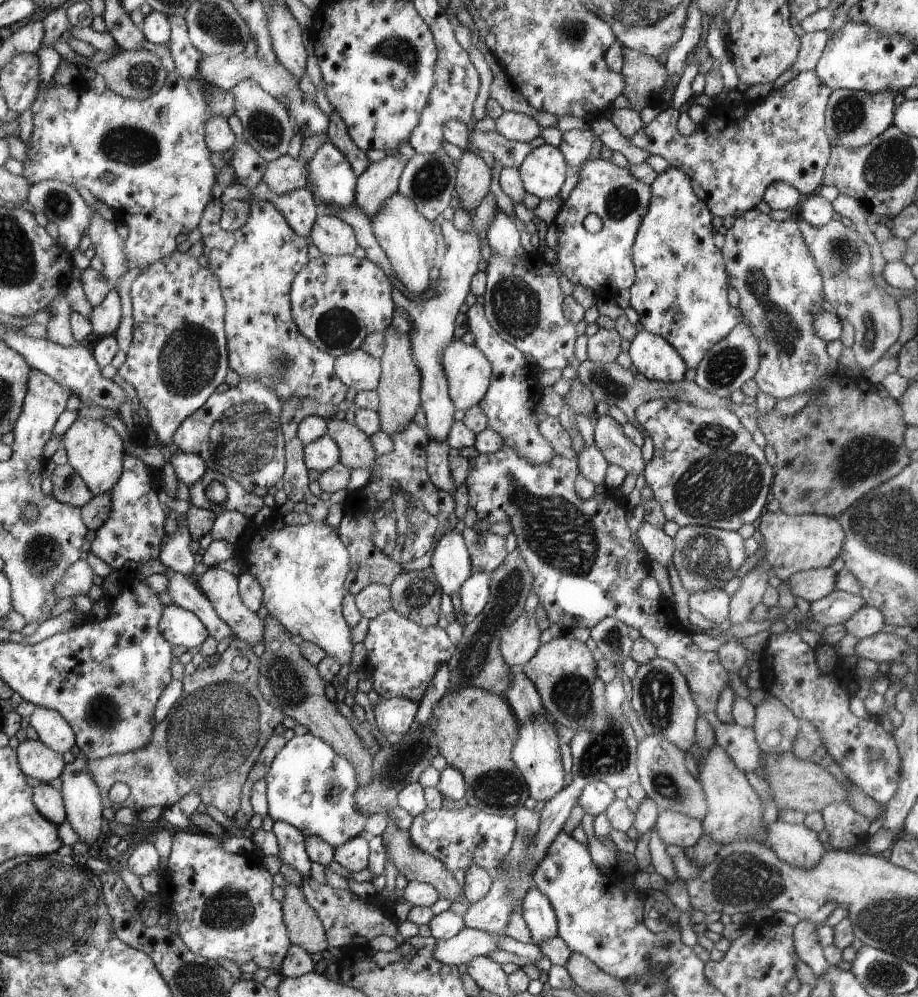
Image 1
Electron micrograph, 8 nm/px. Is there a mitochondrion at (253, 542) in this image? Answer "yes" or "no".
no

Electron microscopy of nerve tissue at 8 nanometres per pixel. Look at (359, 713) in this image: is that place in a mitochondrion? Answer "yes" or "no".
no

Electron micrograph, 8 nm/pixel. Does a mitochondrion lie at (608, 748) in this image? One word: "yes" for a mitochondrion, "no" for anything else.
yes

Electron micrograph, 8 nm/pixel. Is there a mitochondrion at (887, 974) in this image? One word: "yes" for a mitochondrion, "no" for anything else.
yes

